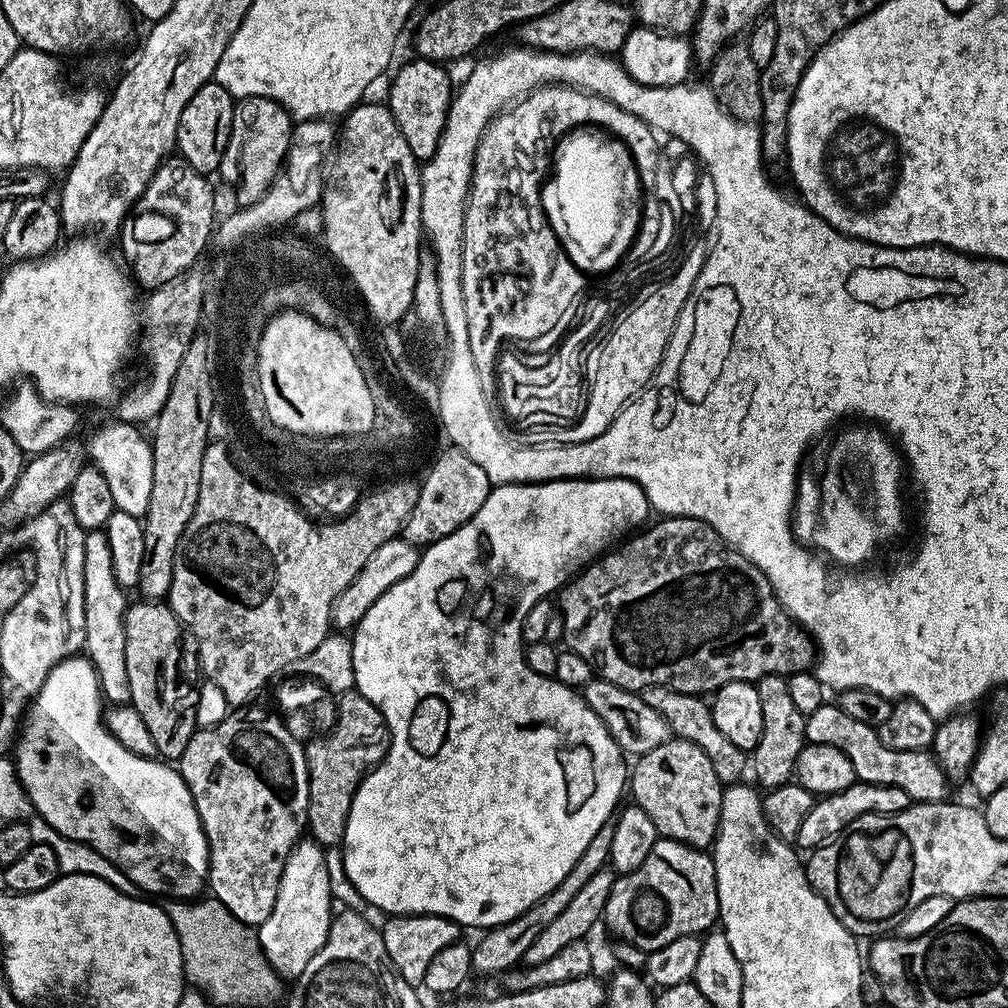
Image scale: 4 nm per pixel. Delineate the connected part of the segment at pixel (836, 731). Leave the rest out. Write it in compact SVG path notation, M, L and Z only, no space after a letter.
M824 702L806 716L804 739L809 744L834 746L834 750L842 750L842 754L850 758L850 766L854 766L859 783L898 786L898 790L906 790L909 801L921 804L939 804L947 797L944 795L948 792L950 781L931 751L894 750L886 746L886 742L878 738L876 729L866 726L866 722L849 718L834 702Z

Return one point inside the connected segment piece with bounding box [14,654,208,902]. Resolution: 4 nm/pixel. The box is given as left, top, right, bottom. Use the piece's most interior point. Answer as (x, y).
(136, 813)

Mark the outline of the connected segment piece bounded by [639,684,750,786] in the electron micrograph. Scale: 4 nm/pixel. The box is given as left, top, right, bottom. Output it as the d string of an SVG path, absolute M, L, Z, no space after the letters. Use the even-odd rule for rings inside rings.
M652 684L649 688L643 688L639 693L646 706L654 706L658 714L668 724L668 731L675 739L694 742L706 758L710 758L710 766L714 766L714 774L718 774L721 785L727 786L745 779L750 768L750 760L745 749L734 746L718 726L714 726L712 709L707 699L690 692L679 692L673 688L667 688L664 684Z

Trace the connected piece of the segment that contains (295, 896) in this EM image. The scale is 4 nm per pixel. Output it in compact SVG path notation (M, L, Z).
M302 838L290 850L290 858L286 858L286 870L282 870L282 882L278 886L278 898L274 902L274 910L270 910L270 918L258 925L258 939L260 948L268 960L268 965L273 968L276 975L285 981L291 982L306 970L310 958L322 950L328 937L334 915L334 897L332 895L333 873L328 873L328 860L324 857L325 849L318 841L311 838Z

